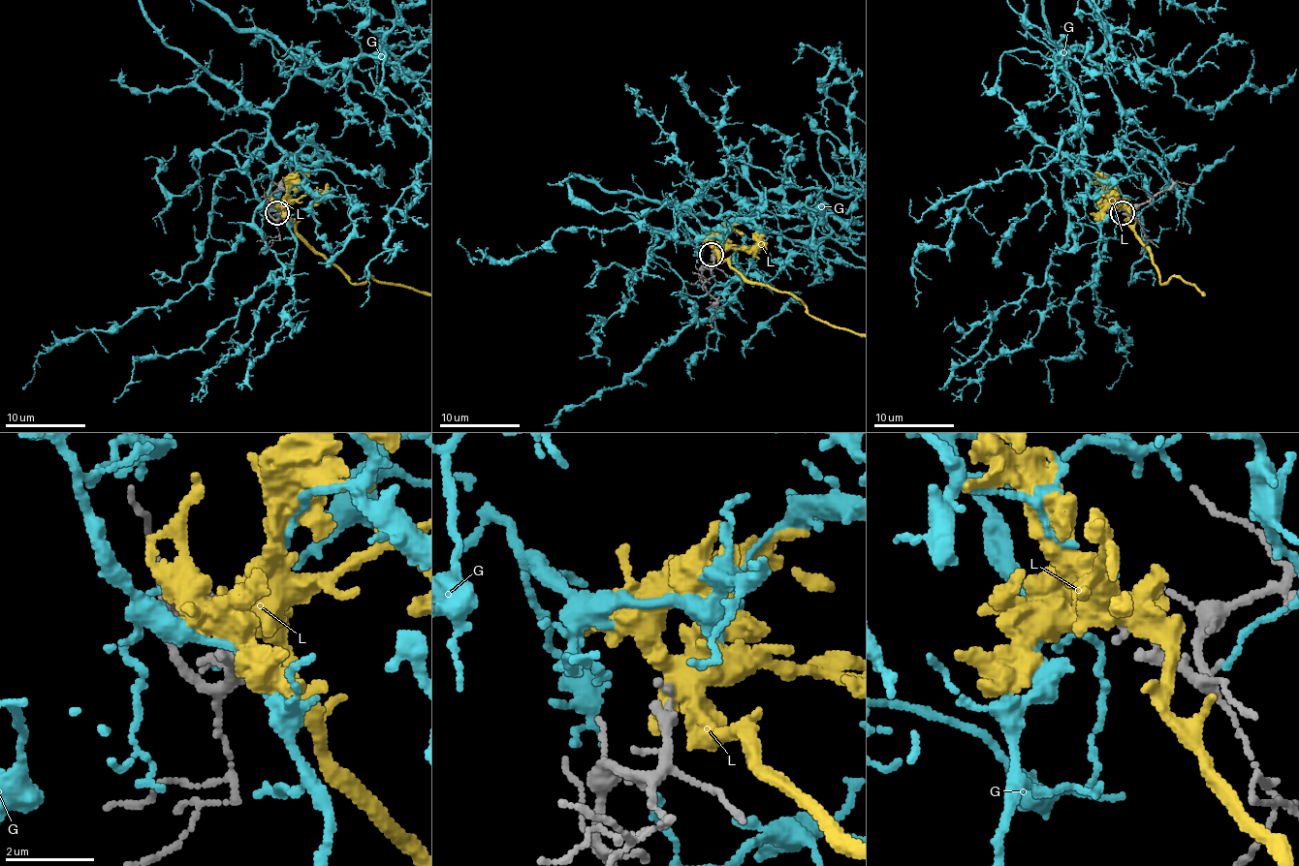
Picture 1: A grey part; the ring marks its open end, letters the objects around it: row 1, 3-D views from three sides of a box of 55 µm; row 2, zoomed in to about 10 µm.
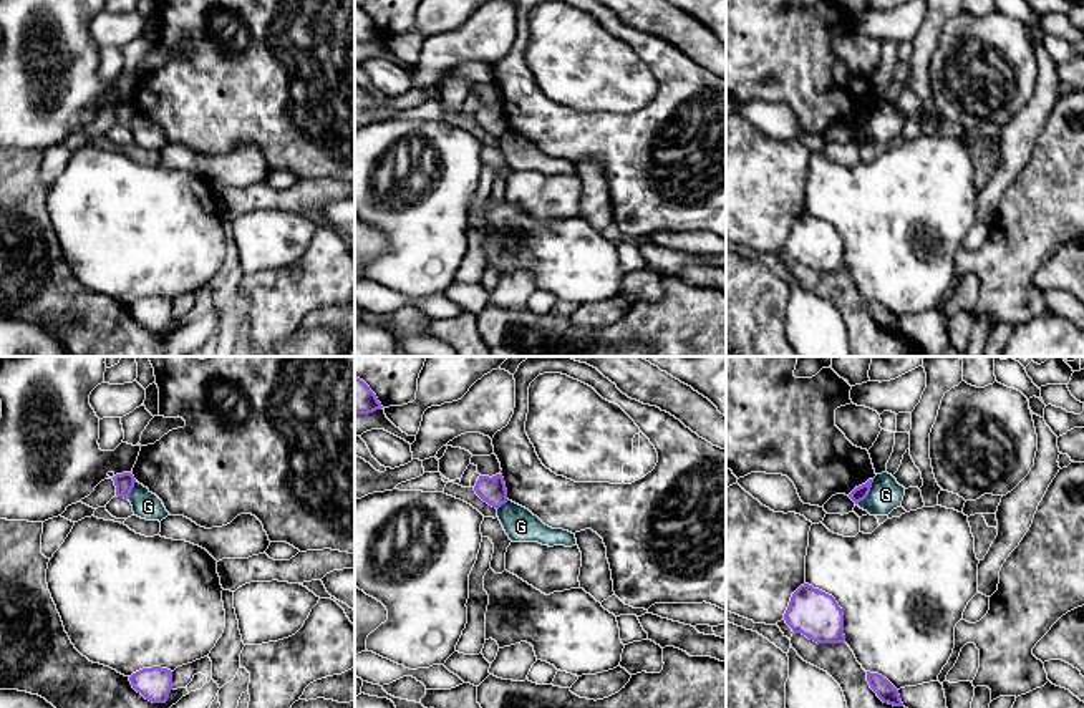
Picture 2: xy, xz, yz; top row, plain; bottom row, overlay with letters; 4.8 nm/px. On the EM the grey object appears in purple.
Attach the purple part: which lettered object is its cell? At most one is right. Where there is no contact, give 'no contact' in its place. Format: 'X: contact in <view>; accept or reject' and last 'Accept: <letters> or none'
G: contact in yz; reject
L: no contact; reject
Accept: none

